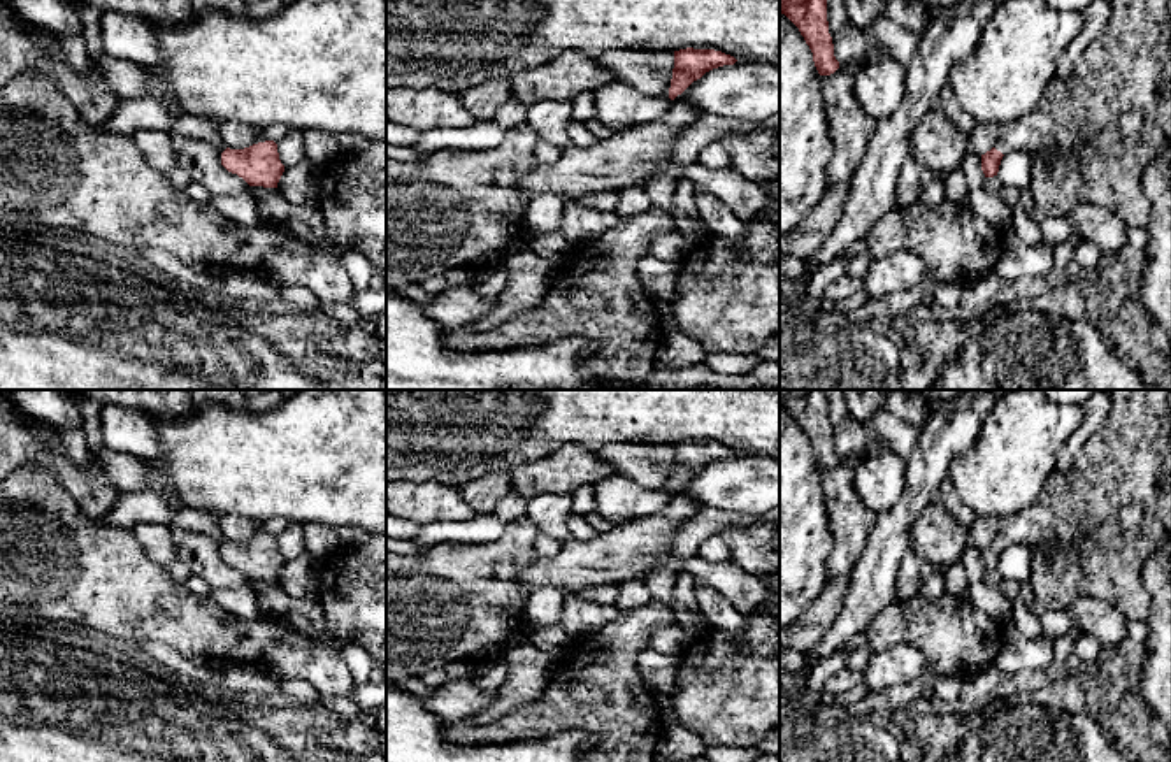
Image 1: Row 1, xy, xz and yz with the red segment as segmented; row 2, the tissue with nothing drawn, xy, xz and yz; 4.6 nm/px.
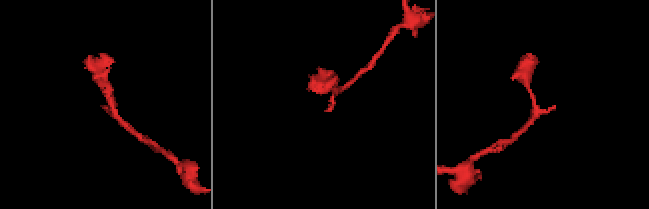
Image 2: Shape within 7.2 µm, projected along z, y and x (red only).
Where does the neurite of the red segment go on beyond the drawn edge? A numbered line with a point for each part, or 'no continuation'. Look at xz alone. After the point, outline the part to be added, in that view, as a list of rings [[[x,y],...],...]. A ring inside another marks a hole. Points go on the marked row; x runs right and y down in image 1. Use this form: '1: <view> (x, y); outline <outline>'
no continuation

